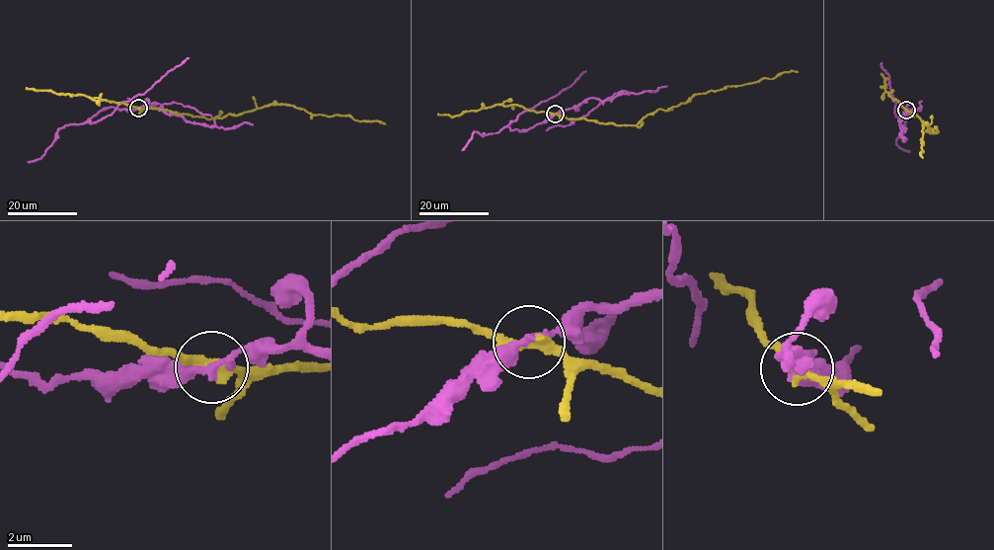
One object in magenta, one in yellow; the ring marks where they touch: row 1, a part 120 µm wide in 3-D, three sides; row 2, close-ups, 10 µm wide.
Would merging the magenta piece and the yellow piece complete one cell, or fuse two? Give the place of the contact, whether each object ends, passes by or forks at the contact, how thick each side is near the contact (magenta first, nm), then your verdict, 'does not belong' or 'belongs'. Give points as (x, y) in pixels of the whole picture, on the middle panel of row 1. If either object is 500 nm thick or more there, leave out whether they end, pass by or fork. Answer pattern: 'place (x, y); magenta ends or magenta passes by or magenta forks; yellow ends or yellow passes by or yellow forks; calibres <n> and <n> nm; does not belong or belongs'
place (555, 114); magenta passes by; yellow passes by; calibres 300 and 320 nm; does not belong

